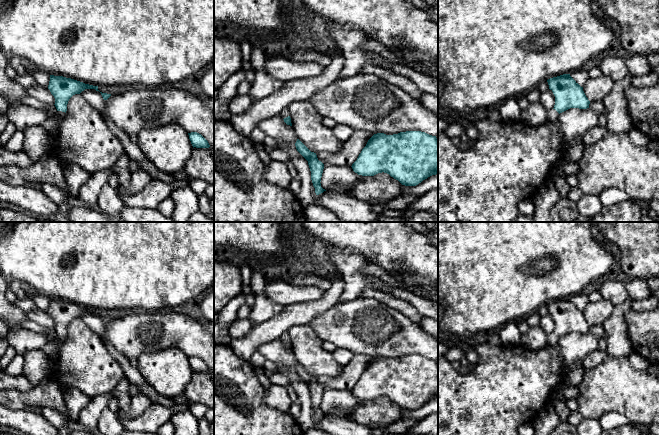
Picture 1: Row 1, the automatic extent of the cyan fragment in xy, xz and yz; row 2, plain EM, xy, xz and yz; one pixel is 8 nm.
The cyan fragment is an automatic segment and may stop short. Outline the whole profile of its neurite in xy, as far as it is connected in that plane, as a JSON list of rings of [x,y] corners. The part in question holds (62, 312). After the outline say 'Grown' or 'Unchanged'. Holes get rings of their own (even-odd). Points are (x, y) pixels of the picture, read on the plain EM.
[[[50,299],[48,313],[55,322],[54,329],[58,335],[59,342],[65,341],[68,325],[73,319],[80,318],[85,313],[95,313],[96,315],[99,315],[98,310],[54,299]]]. Grown

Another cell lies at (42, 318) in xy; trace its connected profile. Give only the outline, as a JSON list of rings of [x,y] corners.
[[[39,308],[26,311],[28,319],[34,321],[43,328],[55,328],[55,322],[51,318],[48,311],[43,311]]]

